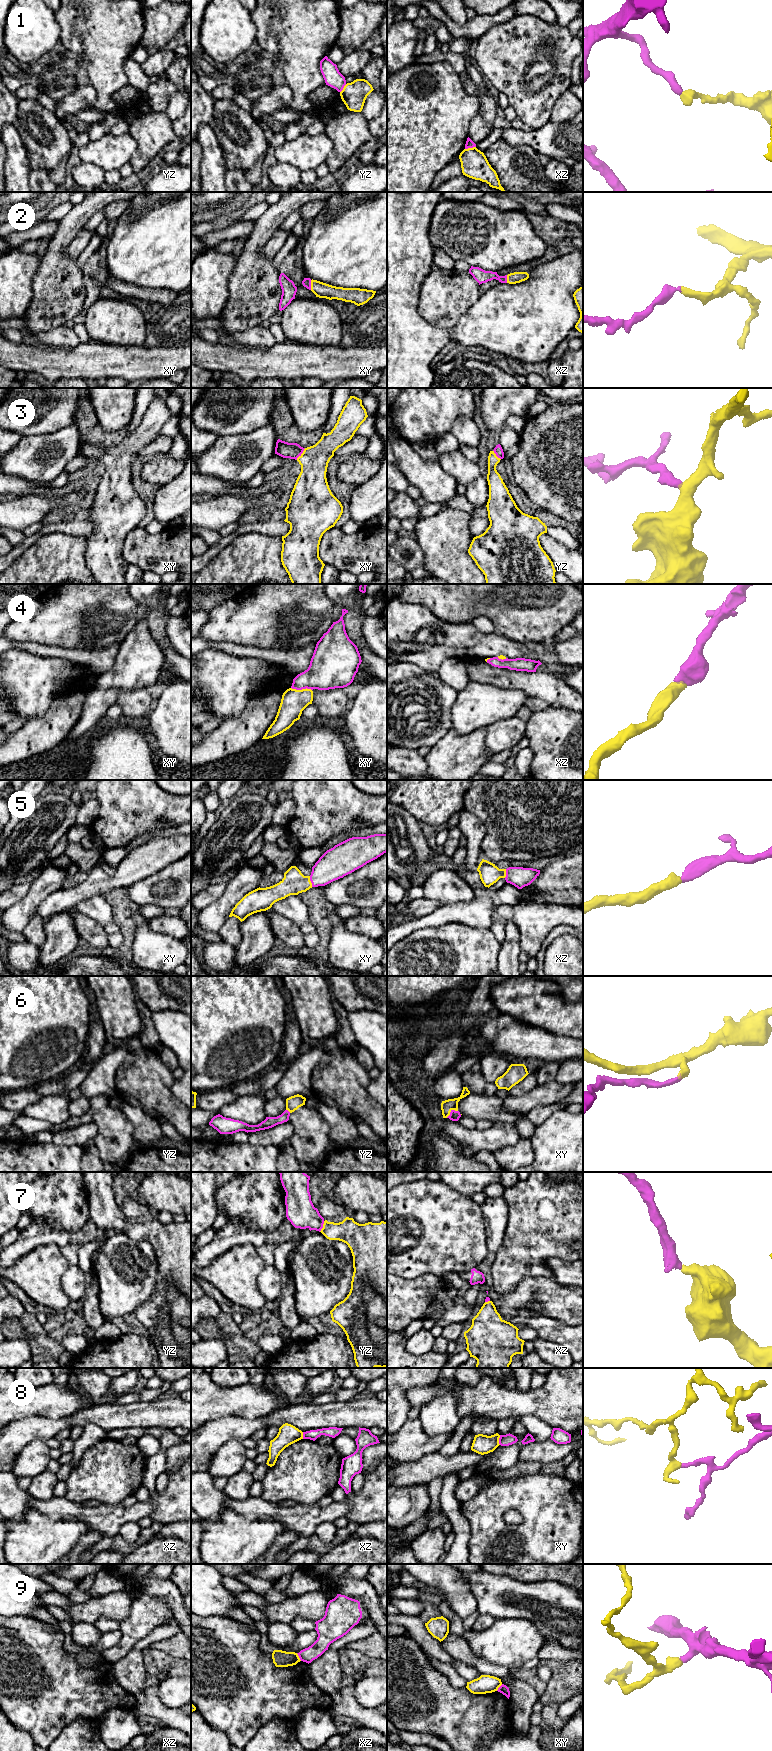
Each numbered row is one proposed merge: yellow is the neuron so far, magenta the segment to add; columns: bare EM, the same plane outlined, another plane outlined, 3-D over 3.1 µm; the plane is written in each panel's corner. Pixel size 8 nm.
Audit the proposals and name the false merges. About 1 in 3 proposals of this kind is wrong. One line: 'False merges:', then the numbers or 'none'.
False merges: 1, 8, 9

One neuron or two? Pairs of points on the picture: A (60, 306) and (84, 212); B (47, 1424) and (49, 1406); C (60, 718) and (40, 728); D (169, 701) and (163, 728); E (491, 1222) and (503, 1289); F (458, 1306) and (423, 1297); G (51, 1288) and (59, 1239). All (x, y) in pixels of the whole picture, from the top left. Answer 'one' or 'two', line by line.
A: one
B: two
C: one
D: one
E: two
F: one
G: two

